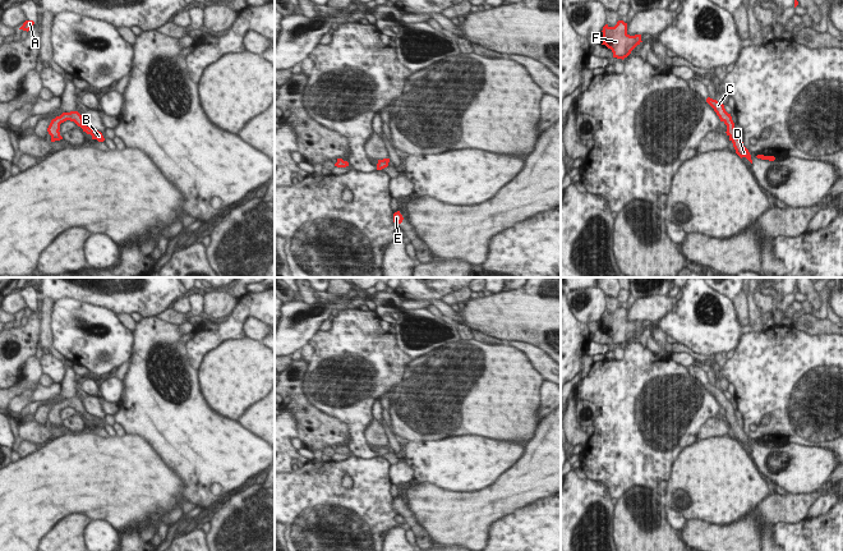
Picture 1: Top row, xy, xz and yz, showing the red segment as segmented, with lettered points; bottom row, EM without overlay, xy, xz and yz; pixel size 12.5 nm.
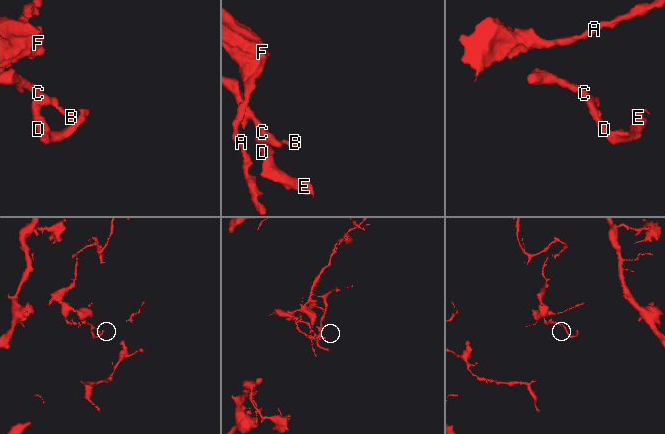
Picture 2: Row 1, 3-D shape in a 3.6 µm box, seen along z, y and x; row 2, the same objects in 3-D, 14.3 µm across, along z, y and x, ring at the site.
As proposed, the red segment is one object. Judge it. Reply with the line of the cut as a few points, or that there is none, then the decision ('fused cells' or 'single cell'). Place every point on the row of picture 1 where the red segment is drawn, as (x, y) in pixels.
no cut | single cell

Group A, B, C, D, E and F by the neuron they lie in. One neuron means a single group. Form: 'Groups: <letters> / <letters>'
Groups: A B C D E F.

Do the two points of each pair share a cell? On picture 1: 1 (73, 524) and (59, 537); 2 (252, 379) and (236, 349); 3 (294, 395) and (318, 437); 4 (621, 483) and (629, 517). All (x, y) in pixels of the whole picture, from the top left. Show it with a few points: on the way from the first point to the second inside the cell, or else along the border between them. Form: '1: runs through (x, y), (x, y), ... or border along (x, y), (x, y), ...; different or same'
1: runs through (69, 528), (63, 535); same
2: runs through (244, 371), (236, 363), (236, 357); same
3: runs through (299, 405), (314, 427); same
4: border along (653, 488), (634, 486), (618, 499); different

